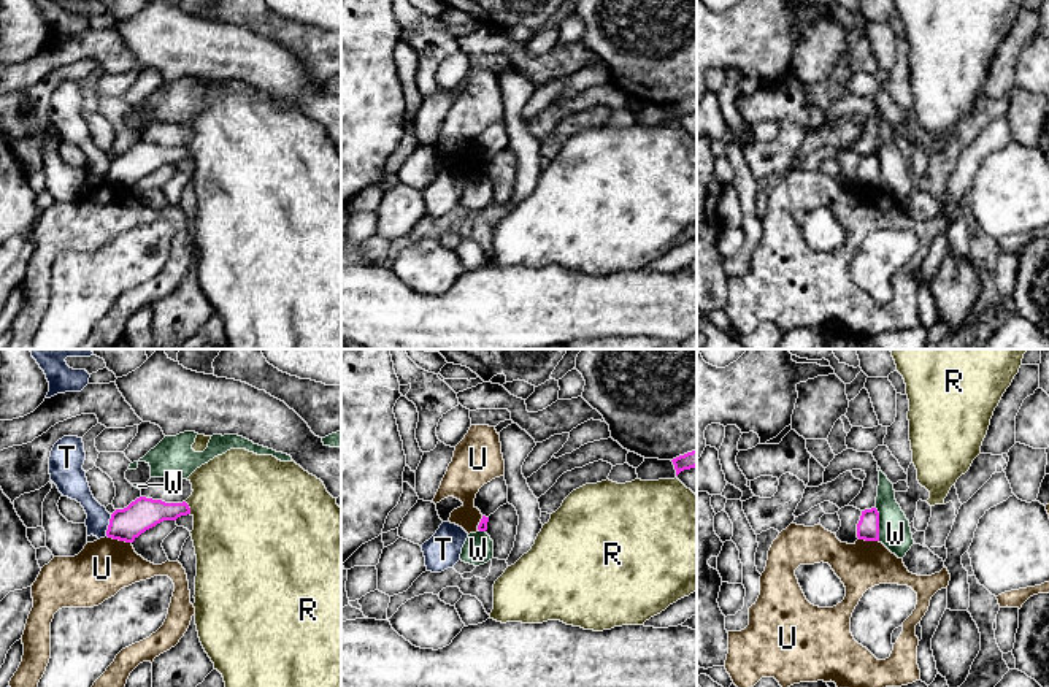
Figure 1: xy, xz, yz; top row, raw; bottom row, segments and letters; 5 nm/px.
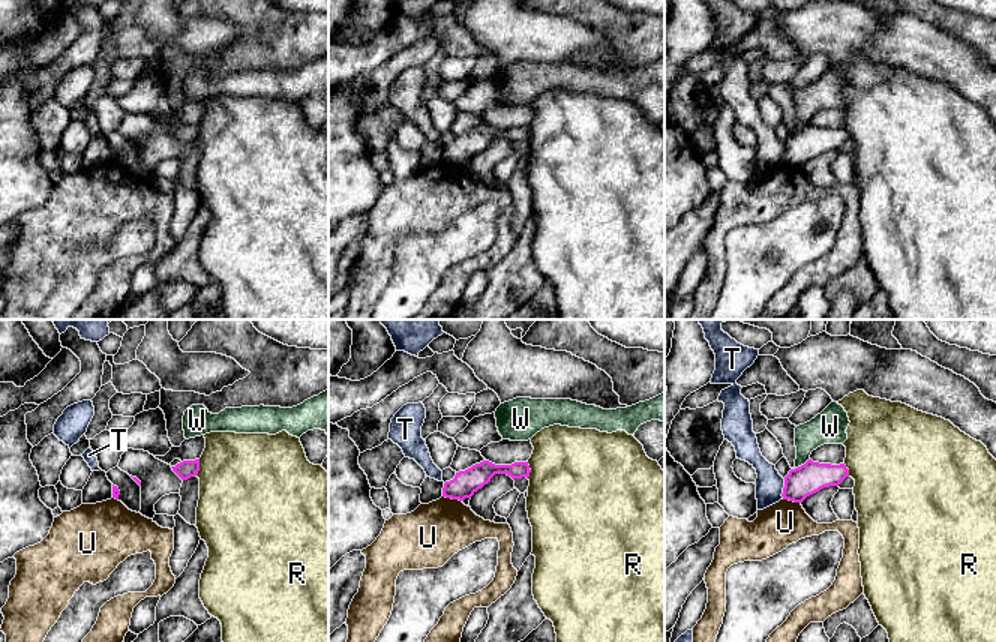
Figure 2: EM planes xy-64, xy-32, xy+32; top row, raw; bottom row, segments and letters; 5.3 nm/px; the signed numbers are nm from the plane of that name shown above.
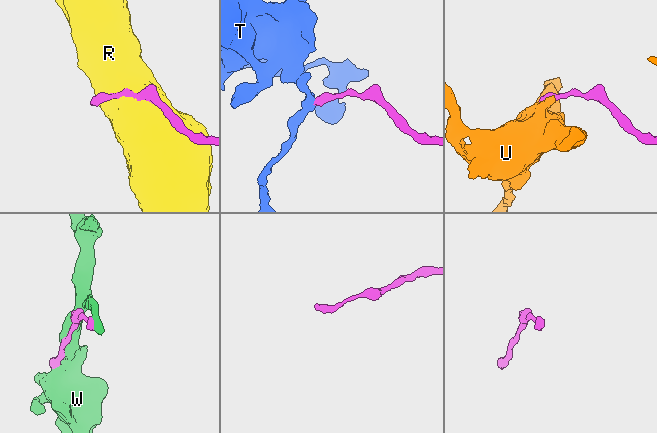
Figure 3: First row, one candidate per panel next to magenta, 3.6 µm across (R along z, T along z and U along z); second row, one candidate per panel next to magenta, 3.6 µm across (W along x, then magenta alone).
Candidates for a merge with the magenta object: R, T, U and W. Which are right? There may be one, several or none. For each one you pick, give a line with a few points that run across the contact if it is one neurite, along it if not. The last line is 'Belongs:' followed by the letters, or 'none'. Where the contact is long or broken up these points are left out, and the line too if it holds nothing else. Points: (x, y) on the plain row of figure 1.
Belongs: none

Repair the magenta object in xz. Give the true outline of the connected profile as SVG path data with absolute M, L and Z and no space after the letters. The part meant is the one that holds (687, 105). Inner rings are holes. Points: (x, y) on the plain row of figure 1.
M697 95L687 97L671 105L676 114L676 121L684 116L697 111Z

